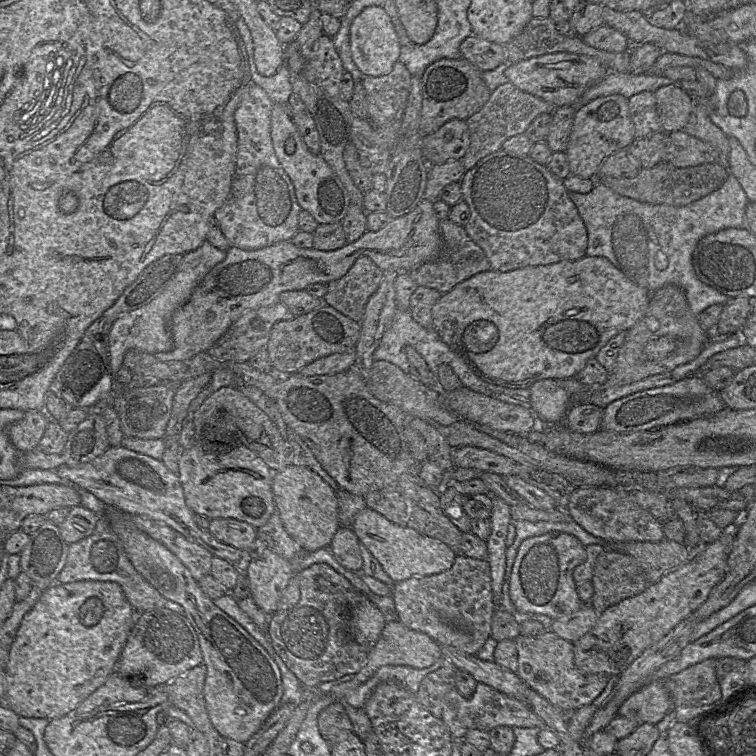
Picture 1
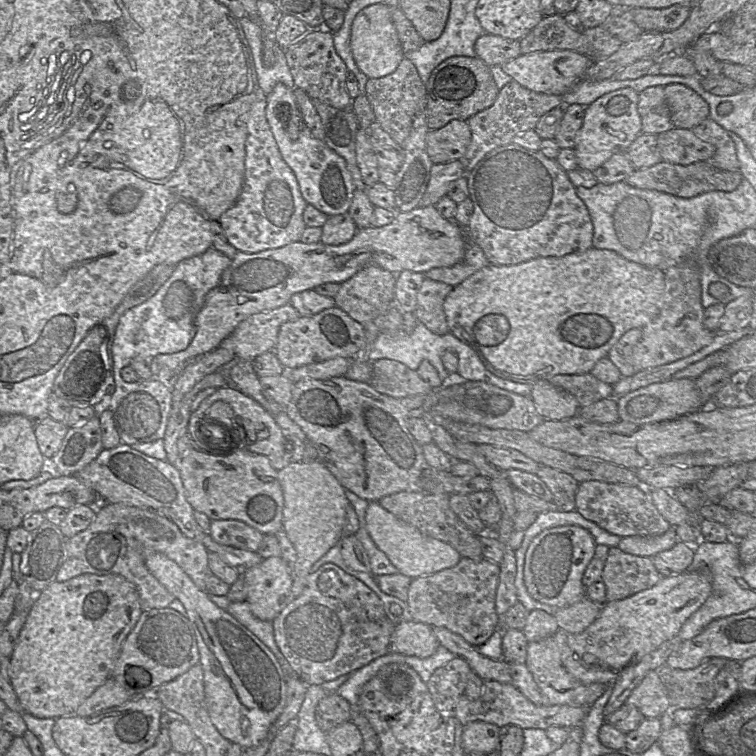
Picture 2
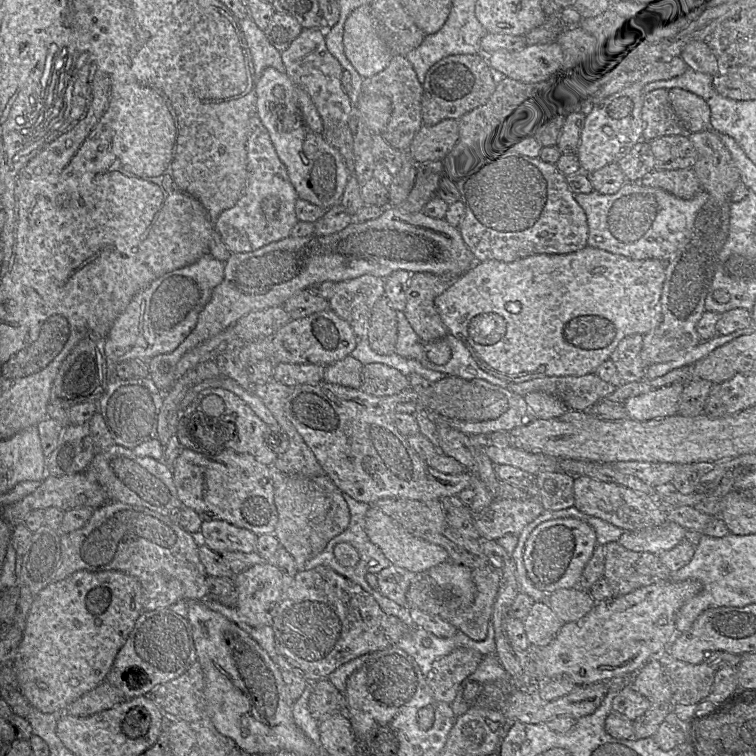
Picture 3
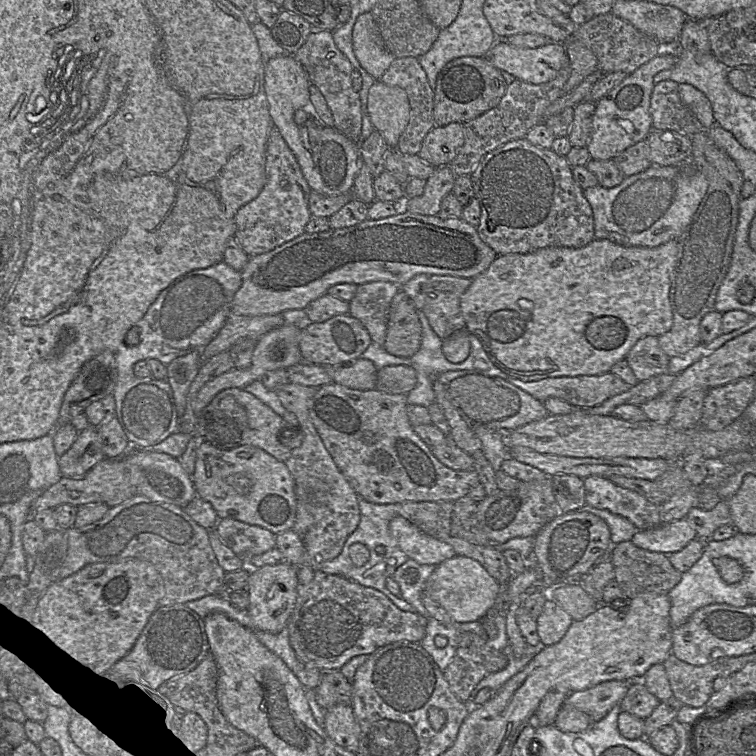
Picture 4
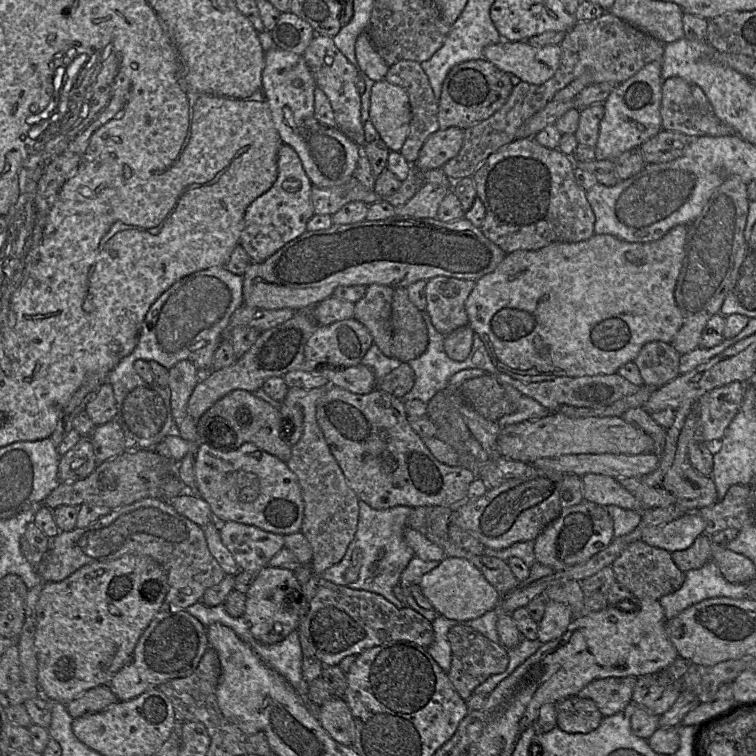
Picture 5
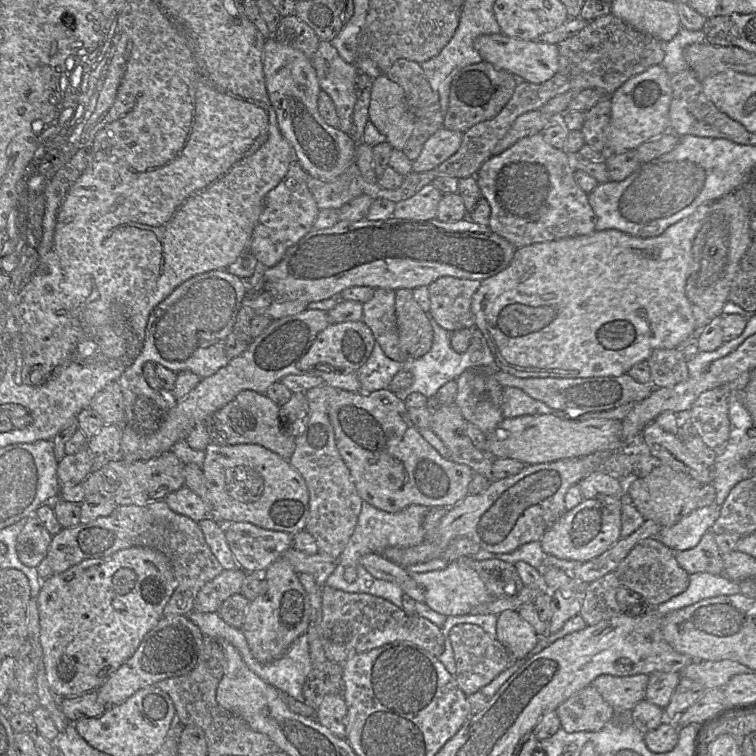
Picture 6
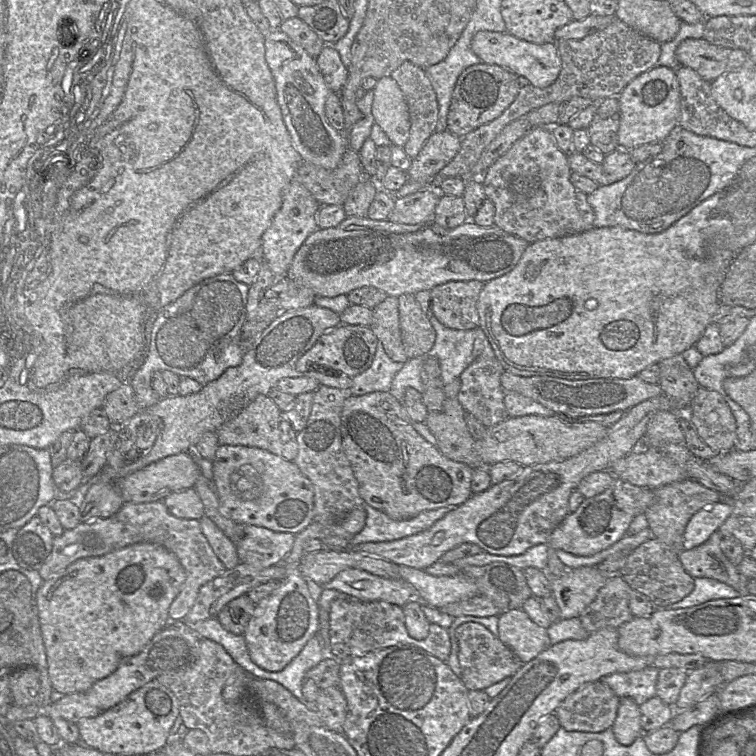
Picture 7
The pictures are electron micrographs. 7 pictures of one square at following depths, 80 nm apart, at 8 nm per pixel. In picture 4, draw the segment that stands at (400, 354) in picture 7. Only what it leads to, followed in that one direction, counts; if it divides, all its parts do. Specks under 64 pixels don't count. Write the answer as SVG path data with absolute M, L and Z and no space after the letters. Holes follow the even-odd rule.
M376 281L358 285L353 299L349 302L349 315L358 319L367 329L372 341L384 346L387 332L388 314L390 304L399 287L397 284L387 281Z

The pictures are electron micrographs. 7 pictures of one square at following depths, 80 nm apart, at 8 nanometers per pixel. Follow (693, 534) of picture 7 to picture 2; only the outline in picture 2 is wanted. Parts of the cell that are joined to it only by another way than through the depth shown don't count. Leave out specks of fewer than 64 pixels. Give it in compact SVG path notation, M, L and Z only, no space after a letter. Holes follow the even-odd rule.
M675 527L656 536L627 536L620 538L618 548L625 553L652 557L657 553L672 548L678 542Z

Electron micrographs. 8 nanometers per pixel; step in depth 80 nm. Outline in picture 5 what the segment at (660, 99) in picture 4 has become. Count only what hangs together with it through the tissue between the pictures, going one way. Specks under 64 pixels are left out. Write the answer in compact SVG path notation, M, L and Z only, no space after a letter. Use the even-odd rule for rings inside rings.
M679 77L662 83L660 116L662 130L688 137L735 136L735 129L720 120L711 110L701 109L691 93L691 85Z

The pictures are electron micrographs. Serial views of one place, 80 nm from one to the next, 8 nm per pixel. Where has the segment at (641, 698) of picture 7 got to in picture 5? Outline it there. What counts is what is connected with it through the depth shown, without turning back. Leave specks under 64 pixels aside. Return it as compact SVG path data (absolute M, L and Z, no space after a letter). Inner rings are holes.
M608 677L596 679L577 696L592 700L604 717L626 710L632 704L636 677Z

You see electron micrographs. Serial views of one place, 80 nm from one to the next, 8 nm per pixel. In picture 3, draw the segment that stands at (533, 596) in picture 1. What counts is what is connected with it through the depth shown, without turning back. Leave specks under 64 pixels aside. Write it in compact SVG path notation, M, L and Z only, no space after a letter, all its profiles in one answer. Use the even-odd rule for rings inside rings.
M562 518L540 524L531 534L525 549L525 569L533 585L546 594L579 586L582 572L597 543L595 530L586 522Z

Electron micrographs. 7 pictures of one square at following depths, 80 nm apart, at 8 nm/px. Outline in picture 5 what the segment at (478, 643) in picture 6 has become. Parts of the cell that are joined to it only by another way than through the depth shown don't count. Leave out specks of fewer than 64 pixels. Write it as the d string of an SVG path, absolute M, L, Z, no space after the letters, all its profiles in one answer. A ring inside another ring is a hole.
M454 626L448 633L448 640L452 647L452 666L447 674L455 690L466 701L476 687L508 667L508 649L500 643L492 642L469 626Z

